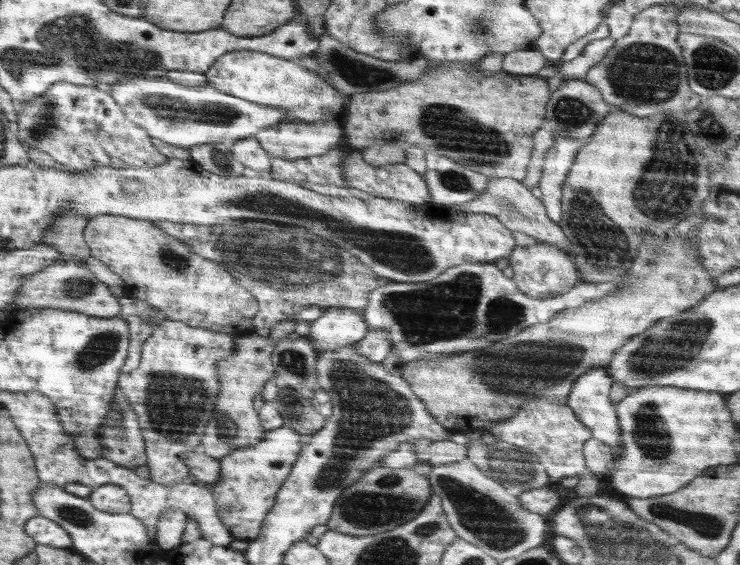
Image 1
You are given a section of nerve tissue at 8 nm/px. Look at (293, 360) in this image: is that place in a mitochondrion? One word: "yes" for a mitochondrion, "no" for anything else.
yes

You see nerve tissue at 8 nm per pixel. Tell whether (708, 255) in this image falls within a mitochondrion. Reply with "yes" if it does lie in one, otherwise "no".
no

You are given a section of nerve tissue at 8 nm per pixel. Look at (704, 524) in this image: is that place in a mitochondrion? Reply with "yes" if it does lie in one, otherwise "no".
yes

